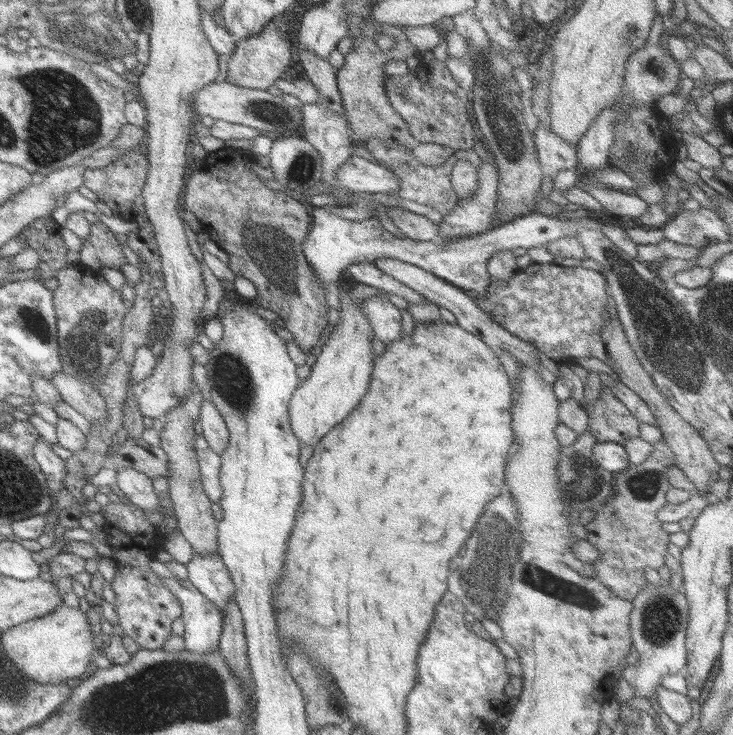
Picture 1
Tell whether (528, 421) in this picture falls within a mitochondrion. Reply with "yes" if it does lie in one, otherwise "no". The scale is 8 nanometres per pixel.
no

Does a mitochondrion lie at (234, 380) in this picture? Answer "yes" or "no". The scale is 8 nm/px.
yes

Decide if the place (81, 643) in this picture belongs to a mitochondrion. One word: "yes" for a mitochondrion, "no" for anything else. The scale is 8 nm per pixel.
no

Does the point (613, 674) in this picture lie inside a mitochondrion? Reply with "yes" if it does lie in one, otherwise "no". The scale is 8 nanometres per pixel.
no

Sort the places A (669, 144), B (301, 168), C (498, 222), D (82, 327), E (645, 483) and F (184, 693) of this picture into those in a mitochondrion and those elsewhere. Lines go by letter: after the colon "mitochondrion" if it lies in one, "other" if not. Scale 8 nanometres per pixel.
A: other
B: mitochondrion
C: other
D: mitochondrion
E: mitochondrion
F: mitochondrion

